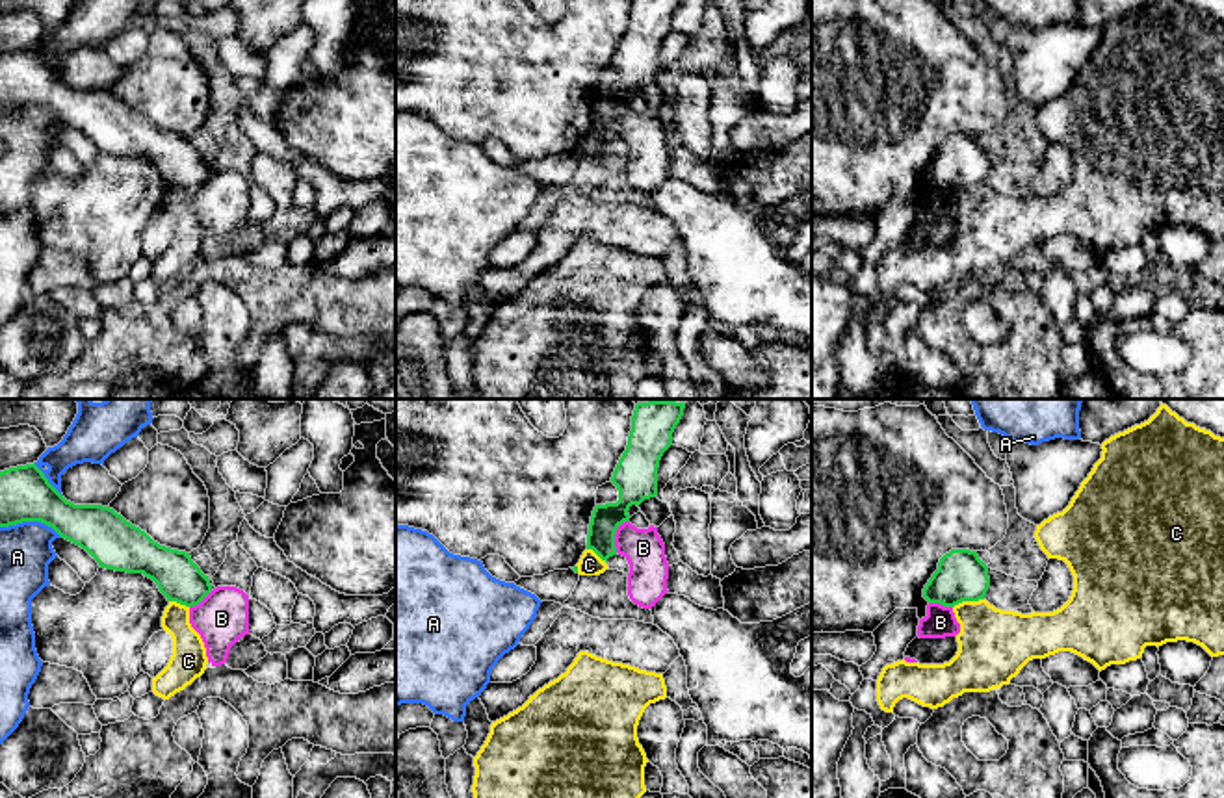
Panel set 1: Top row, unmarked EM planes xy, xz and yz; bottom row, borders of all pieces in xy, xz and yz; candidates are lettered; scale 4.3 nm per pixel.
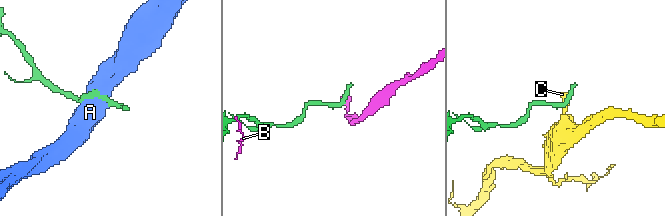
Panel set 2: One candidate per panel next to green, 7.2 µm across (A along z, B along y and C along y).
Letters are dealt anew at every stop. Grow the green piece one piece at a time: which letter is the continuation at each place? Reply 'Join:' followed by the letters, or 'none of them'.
Join: none of them

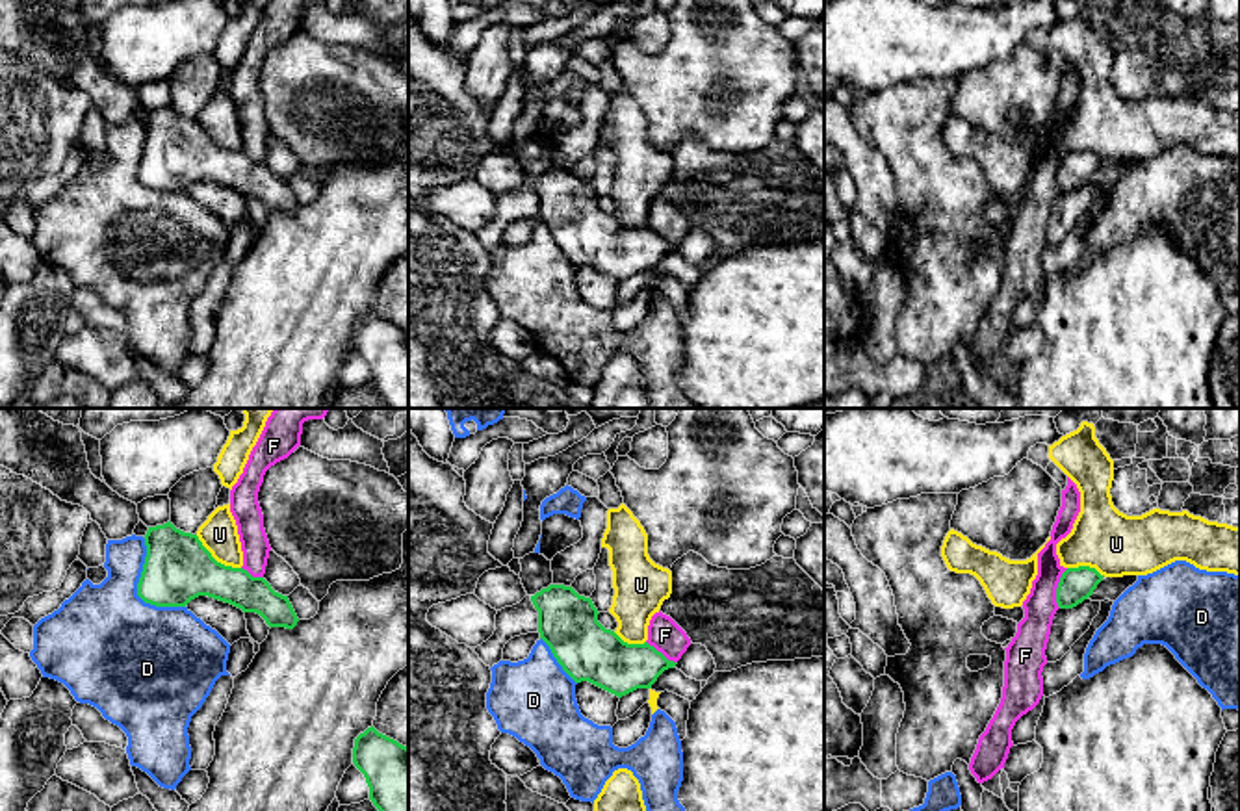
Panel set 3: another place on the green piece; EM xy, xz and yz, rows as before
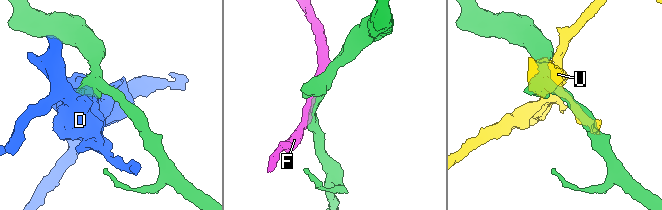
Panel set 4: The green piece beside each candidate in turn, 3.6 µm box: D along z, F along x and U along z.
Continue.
Join: none of them

